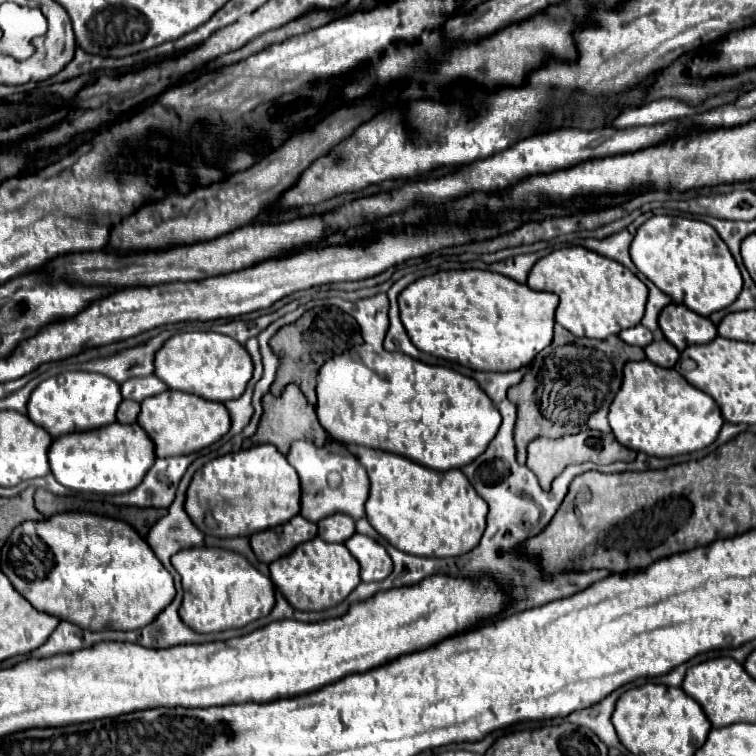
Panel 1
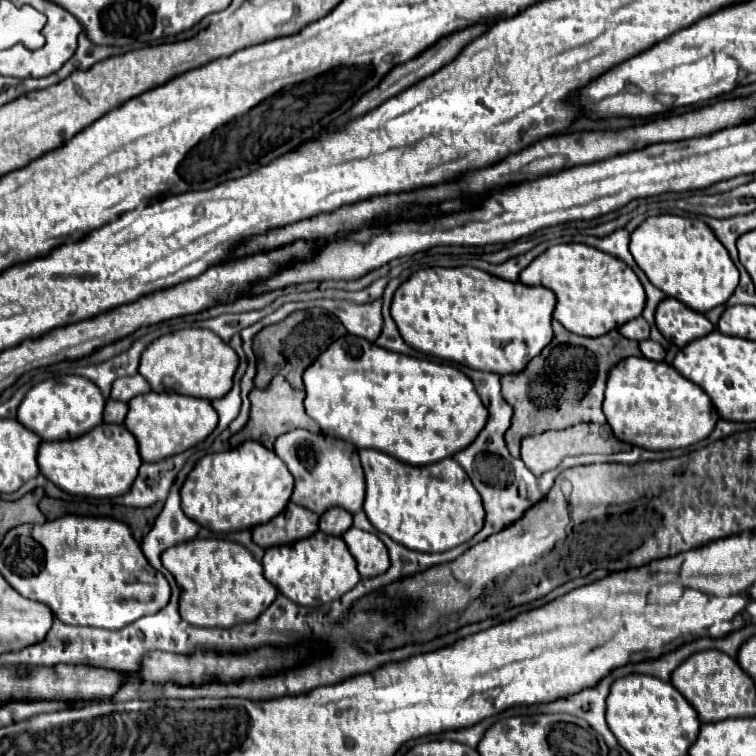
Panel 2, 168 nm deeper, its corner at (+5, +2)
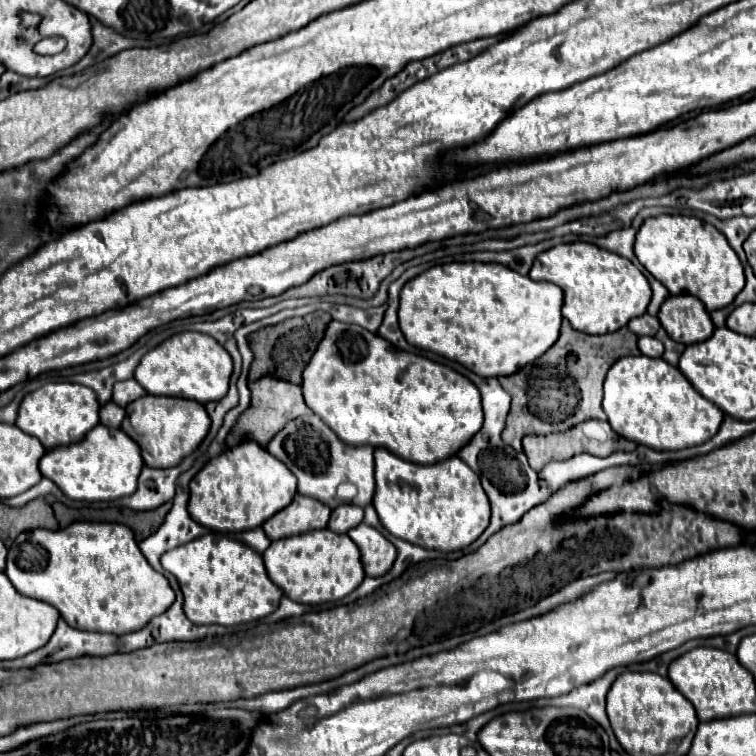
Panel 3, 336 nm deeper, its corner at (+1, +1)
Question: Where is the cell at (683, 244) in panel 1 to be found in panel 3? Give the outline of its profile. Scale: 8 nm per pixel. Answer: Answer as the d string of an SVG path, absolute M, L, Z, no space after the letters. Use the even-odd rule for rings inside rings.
M659 215L645 219L635 237L635 255L671 295L693 295L707 311L727 307L745 285L743 265L739 257L729 251L725 237L713 225L697 217Z

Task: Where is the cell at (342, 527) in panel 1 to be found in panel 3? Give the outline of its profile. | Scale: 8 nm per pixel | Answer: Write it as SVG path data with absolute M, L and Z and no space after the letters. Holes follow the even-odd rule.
M343 503L341 507L333 509L329 519L329 529L333 533L347 533L349 529L357 527L363 521L363 509L351 503Z

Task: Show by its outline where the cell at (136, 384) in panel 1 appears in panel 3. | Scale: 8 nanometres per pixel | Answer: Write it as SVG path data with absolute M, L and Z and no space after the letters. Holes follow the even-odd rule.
M125 379L121 383L115 383L115 387L113 387L113 401L121 403L121 407L125 407L127 403L131 403L133 399L139 399L145 393L147 391L137 383L137 379Z

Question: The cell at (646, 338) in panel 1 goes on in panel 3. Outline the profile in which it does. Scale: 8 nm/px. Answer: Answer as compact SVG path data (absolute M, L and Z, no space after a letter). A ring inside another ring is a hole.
M649 313L641 315L641 317L635 317L629 321L629 329L637 335L637 337L643 337L643 335L649 335L653 337L657 331L659 331L659 319L657 317L651 317Z

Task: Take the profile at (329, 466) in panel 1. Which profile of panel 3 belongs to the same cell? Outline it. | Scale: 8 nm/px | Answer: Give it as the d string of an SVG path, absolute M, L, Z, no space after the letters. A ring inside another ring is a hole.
M305 415L301 419L295 419L293 423L285 425L285 429L279 431L271 439L267 451L271 455L275 455L277 459L281 459L287 465L287 469L297 477L297 481L299 481L297 491L301 495L313 497L331 509L341 505L341 499L337 497L335 491L345 481L349 481L357 487L357 495L351 501L353 505L367 507L373 499L373 493L375 493L373 447L369 447L369 445L353 447L353 445L341 443L337 439L337 435L333 435L333 431L317 415Z

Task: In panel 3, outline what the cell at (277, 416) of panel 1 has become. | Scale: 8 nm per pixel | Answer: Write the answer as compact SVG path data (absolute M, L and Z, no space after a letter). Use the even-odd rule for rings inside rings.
M261 377L259 381L249 383L251 389L251 407L239 417L235 429L233 429L233 439L241 441L243 439L253 439L257 443L261 443L261 447L267 447L267 443L293 419L301 417L301 415L311 415L313 411L305 405L303 395L301 395L301 387L293 385L289 381L281 381L277 377Z

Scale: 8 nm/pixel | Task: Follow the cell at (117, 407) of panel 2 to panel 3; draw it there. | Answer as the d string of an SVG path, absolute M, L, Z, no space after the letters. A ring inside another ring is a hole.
M109 401L109 403L101 405L99 417L101 417L101 423L103 423L105 427L121 427L121 423L123 423L123 419L125 419L125 409L119 407L117 403Z

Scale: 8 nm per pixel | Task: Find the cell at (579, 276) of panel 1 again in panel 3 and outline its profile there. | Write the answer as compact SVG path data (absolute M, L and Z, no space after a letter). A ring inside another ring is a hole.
M583 241L543 251L535 259L529 279L559 285L564 296L562 316L575 331L587 335L605 335L625 327L633 317L647 311L651 299L651 287L645 275L631 261Z

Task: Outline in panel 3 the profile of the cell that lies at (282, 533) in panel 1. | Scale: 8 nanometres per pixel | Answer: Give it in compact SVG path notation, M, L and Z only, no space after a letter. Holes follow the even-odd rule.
M297 495L289 507L281 509L263 525L263 531L271 541L291 535L303 535L307 531L325 529L329 515L331 509L319 503L317 499Z

